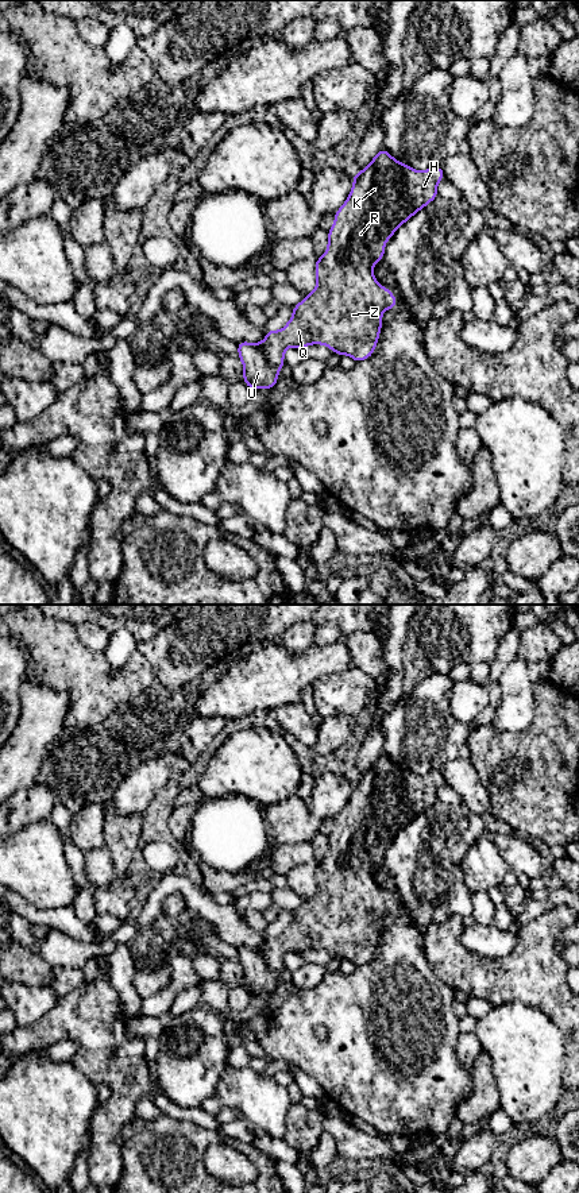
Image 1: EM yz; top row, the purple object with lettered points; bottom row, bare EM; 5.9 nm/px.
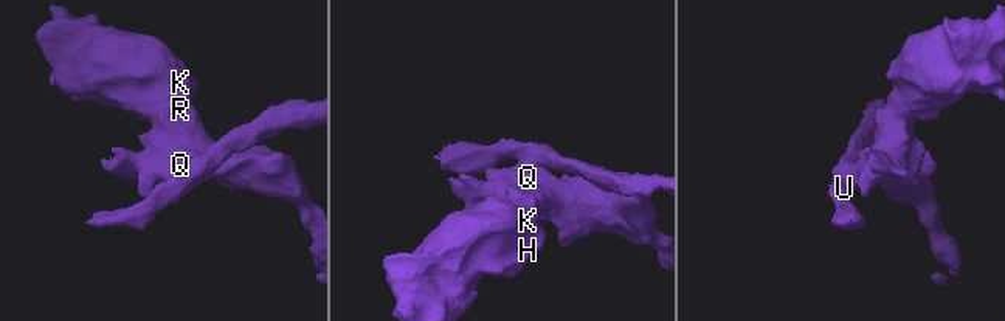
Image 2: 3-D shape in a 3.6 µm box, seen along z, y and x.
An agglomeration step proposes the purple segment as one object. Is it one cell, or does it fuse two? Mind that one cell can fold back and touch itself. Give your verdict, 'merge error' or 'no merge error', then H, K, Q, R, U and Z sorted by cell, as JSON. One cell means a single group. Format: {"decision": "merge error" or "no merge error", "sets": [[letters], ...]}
{"decision": "merge error", "sets": [["H", "K", "Q", "R", "Z"], ["U"]]}

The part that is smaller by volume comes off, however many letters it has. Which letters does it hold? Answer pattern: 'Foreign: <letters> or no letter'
Foreign: U

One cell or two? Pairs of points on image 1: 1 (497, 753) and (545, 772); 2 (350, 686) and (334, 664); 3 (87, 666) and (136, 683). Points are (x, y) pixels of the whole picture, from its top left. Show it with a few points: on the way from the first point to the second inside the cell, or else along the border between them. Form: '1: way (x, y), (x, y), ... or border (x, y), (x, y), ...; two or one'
1: way (509, 764), (522, 772), (533, 772); one
2: border (352, 664), (339, 672), (323, 675), (312, 684); two
3: way (99, 678), (104, 683), (124, 683); one

